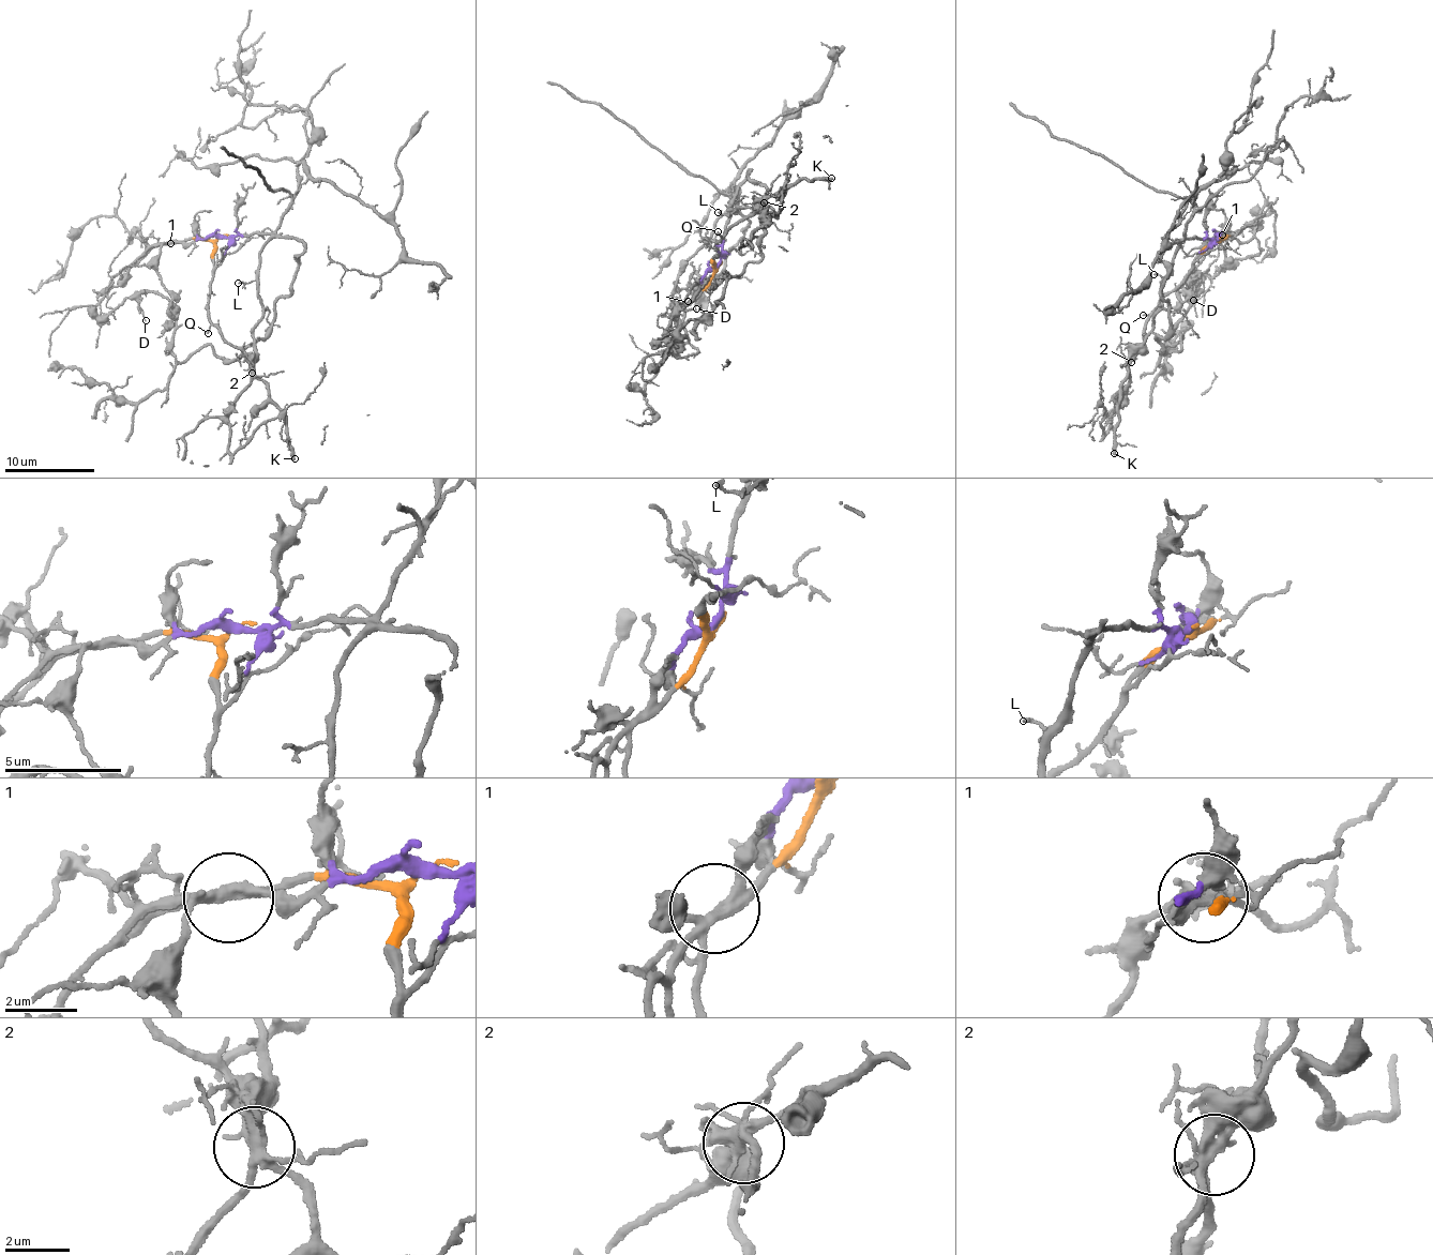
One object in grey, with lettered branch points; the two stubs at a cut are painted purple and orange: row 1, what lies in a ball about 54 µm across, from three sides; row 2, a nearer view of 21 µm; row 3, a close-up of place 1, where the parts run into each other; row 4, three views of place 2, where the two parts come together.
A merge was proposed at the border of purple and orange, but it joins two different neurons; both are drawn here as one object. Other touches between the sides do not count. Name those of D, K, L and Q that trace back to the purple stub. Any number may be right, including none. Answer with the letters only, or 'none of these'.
D, L

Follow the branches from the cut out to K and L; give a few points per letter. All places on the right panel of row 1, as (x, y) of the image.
K: (1220, 239), (1193, 261), (1183, 283), (1163, 298), (1147, 320), (1121, 393), (1114, 454)
L: (1220, 239), (1183, 239), (1173, 256), (1171, 273), (1165, 278), (1152, 273)

